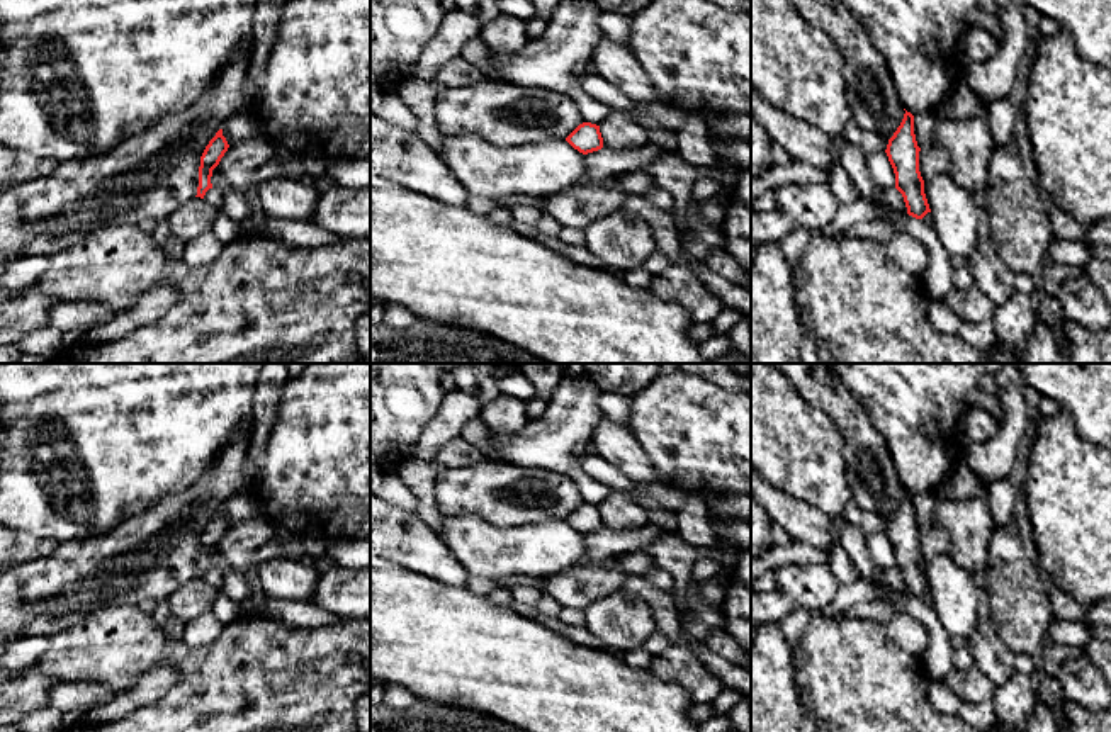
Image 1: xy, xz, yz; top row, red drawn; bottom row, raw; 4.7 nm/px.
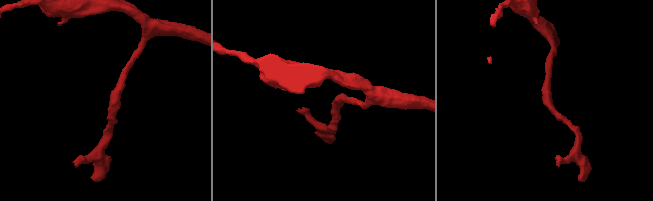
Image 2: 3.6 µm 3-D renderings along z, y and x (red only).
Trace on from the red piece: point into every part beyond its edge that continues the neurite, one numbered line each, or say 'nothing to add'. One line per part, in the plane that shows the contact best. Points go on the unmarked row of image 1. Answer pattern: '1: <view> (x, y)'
nothing to add

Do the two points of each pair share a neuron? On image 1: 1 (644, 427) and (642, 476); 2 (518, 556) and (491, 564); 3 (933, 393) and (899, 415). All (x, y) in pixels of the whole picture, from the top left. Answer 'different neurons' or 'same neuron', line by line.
1: different neurons
2: same neuron
3: same neuron

